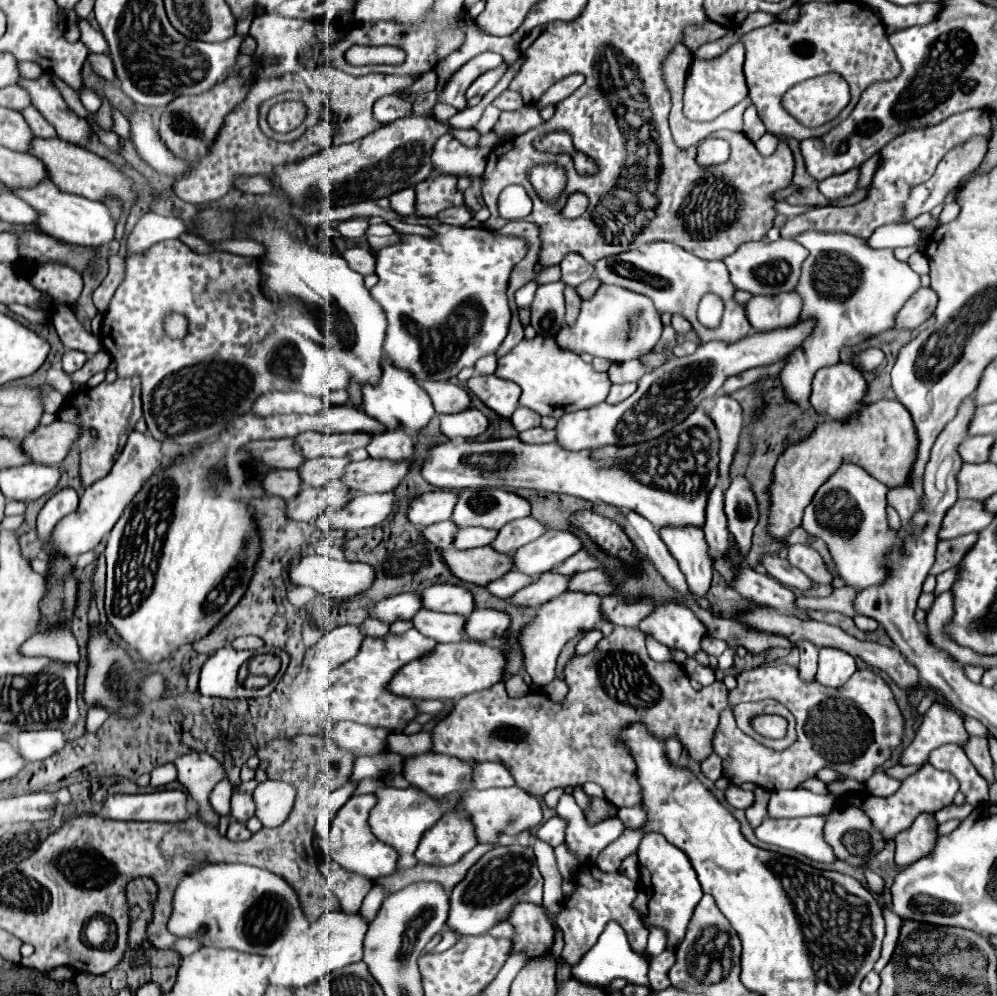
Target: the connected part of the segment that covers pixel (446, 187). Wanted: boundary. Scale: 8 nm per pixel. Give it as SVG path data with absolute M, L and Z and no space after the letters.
M434 175L416 185L416 207L420 217L436 217L448 207L464 205L464 195L458 191L458 177Z

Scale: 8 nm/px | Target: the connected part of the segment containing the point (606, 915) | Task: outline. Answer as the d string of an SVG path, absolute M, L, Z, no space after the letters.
M594 863L584 865L576 875L574 893L570 897L566 897L564 907L558 915L558 925L564 931L564 941L566 941L562 953L564 953L564 957L568 957L568 963L572 965L572 963L580 961L580 955L584 955L584 951L588 951L596 943L596 939L600 937L600 933L604 931L608 921L618 921L624 927L624 931L628 931L628 935L632 935L632 931L640 931L640 927L642 927L642 933L640 933L642 949L636 953L644 953L648 929L640 923L640 917L632 909L634 899L636 899L634 881L630 881L622 873L602 873Z

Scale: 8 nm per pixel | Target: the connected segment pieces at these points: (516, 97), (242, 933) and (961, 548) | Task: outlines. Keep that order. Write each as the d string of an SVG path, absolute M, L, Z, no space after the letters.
M502 91L502 95L498 95L498 99L494 99L496 107L500 107L502 111L508 111L508 109L522 109L526 103L522 101L522 95L516 93L516 91Z
M214 863L206 865L182 879L176 887L172 897L172 913L168 917L168 931L178 937L196 937L202 947L216 947L216 949L234 949L252 955L274 955L274 941L284 933L300 933L308 929L308 921L300 909L300 901L296 891L284 883L278 875L272 875L264 869L242 865L242 863Z
M972 533L956 537L952 541L938 541L936 561L930 569L930 575L938 575L946 569L956 567L956 563L960 563L960 559L964 557L964 551L968 551L968 547L972 547L972 541L976 541L976 535L972 535Z

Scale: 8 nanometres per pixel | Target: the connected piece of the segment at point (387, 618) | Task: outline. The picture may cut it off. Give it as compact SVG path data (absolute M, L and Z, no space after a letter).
M404 593L404 595L394 595L372 603L372 607L368 607L368 615L390 625L398 619L402 621L412 619L412 615L420 611L420 607L422 607L422 601L418 593Z

